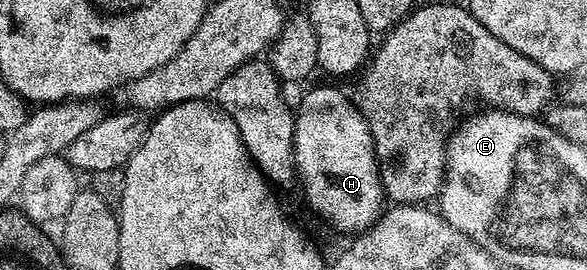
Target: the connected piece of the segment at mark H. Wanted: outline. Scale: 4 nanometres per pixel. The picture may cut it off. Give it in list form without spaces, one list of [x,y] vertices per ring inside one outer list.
[[[311,88],[299,100],[294,109],[295,170],[298,183],[303,183],[303,196],[315,207],[319,216],[327,216],[343,232],[358,234],[379,219],[385,208],[383,183],[379,177],[379,163],[375,157],[375,143],[365,118],[359,113],[359,105],[339,88]]]

